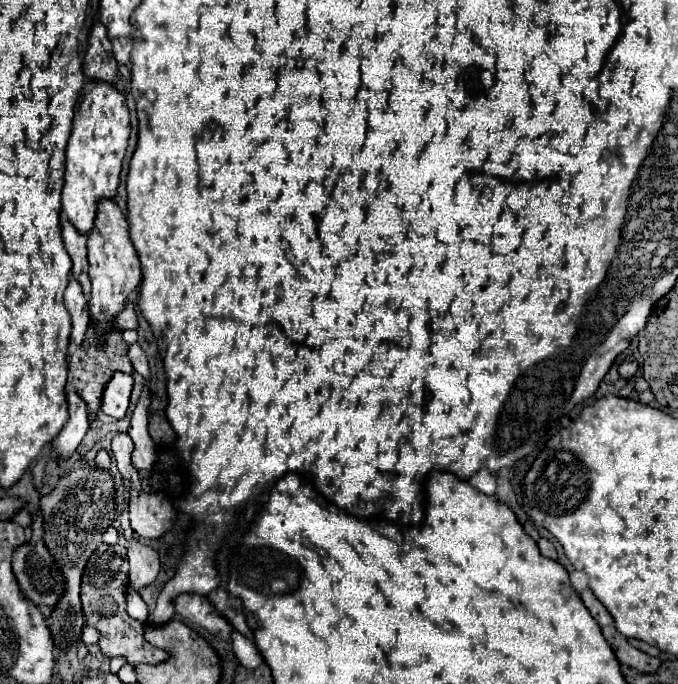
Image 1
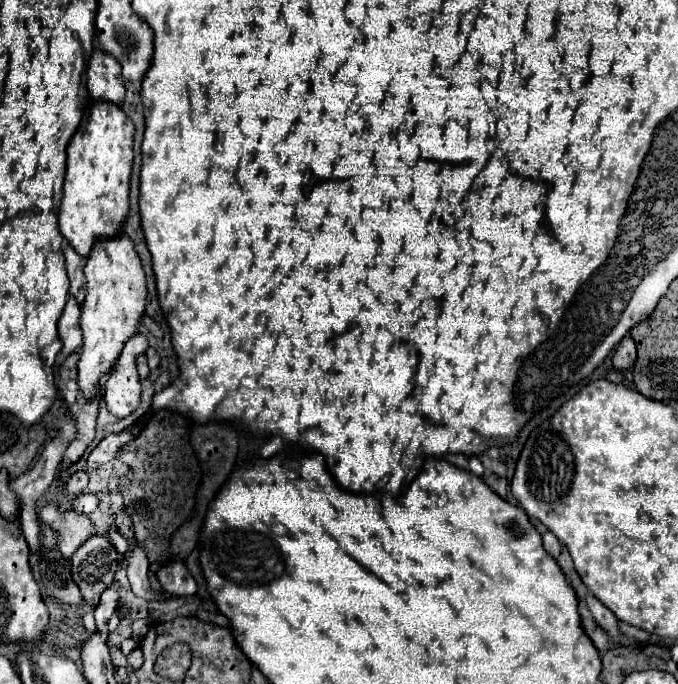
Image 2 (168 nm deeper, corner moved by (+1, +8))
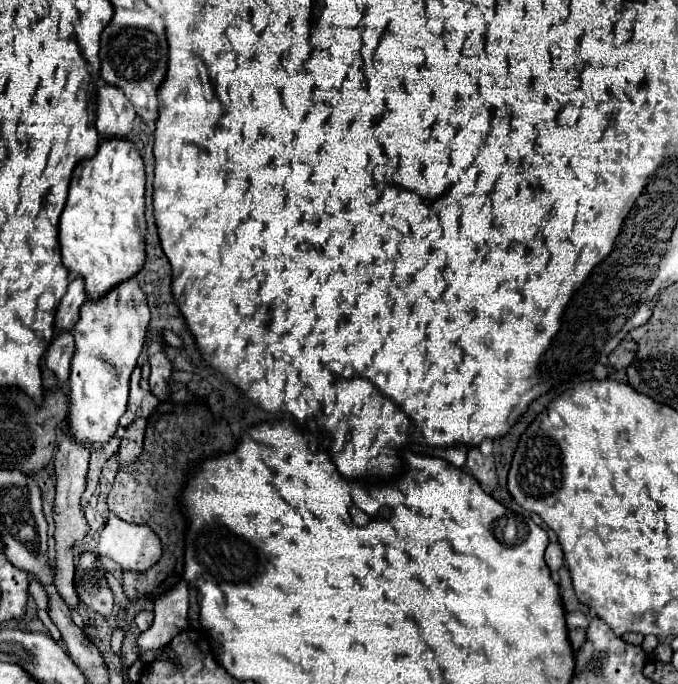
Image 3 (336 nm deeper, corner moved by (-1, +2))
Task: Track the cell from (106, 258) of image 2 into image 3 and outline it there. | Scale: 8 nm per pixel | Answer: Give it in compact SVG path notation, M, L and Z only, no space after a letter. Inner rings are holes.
M129 278L103 294L97 300L85 300L81 306L81 318L77 326L73 328L75 334L75 356L71 362L71 378L69 378L69 426L71 434L77 442L95 444L95 442L107 442L119 424L119 418L127 410L127 396L129 396L129 376L137 364L137 358L143 350L147 326L149 326L149 306L147 296L139 288L137 278Z

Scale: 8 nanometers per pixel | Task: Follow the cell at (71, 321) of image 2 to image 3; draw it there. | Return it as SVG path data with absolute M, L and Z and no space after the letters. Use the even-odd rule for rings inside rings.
M69 332L69 334L57 334L55 340L51 342L47 354L45 354L47 368L57 374L57 378L59 378L61 384L65 384L69 380L69 368L71 368L73 354L75 354L73 332Z

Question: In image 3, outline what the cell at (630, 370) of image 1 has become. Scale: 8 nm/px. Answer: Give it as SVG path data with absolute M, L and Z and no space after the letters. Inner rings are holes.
M625 338L625 340L613 350L613 354L609 354L609 366L615 368L615 370L625 370L625 368L633 362L635 352L637 352L637 344L635 344L631 338Z

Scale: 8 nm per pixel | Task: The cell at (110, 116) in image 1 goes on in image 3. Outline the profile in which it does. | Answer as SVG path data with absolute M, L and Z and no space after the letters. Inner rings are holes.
M127 138L101 140L97 154L81 160L71 178L69 198L59 220L63 264L85 280L89 298L99 298L113 286L137 274L145 262L145 168L143 158Z

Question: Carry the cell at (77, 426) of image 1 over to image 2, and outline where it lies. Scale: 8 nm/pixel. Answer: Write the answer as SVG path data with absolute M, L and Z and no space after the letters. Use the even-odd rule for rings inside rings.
M63 416L63 418L61 418L61 424L59 424L59 434L57 434L57 438L55 438L53 442L47 442L47 446L45 446L41 458L37 460L37 464L35 464L31 470L27 470L23 476L19 476L19 478L15 478L15 480L11 482L11 488L13 488L13 490L17 492L17 496L21 498L21 520L19 520L19 524L23 526L23 534L25 534L25 540L27 540L27 544L29 544L31 554L39 552L39 524L37 524L37 518L35 518L35 502L37 502L37 498L51 486L51 482L53 482L53 478L55 478L55 470L57 470L57 466L61 464L63 452L65 452L65 448L67 448L67 440L71 440L71 436L75 436L75 428L71 428L71 420L67 420L67 416Z

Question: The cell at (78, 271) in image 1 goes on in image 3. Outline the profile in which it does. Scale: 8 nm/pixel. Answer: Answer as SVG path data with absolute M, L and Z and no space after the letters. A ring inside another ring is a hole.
M81 276L73 278L73 282L69 284L67 294L63 296L61 304L55 310L55 326L57 326L57 330L73 330L73 326L77 324L79 308L87 300L83 284L85 282L83 282Z

